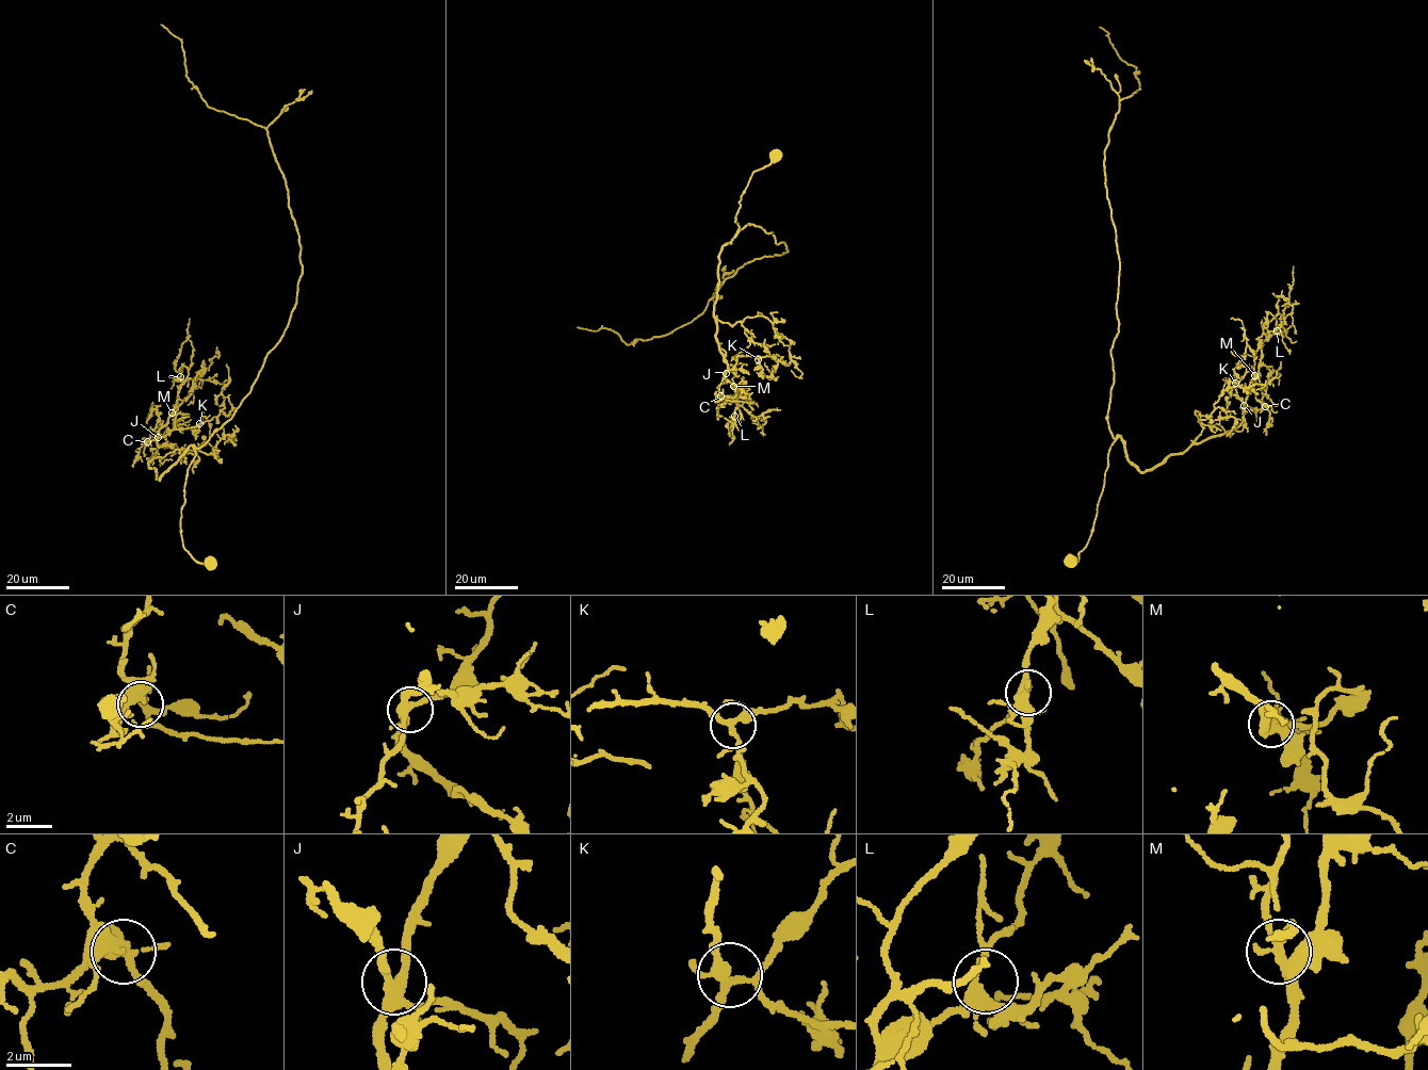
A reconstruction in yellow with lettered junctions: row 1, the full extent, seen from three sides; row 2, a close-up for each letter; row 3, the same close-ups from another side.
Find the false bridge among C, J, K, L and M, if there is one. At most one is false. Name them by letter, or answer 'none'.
none

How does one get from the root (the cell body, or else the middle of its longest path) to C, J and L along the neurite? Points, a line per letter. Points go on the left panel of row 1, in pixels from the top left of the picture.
C: (208, 563), (193, 557), (180, 534), (195, 451), (191, 446), (157, 480), (147, 459), (157, 441), (147, 441)
J: (208, 563), (193, 557), (180, 534), (195, 451), (191, 446), (157, 480), (147, 459), (158, 437)
L: (208, 563), (193, 557), (180, 534), (194, 447), (159, 480), (147, 464), (177, 407), (180, 376)

